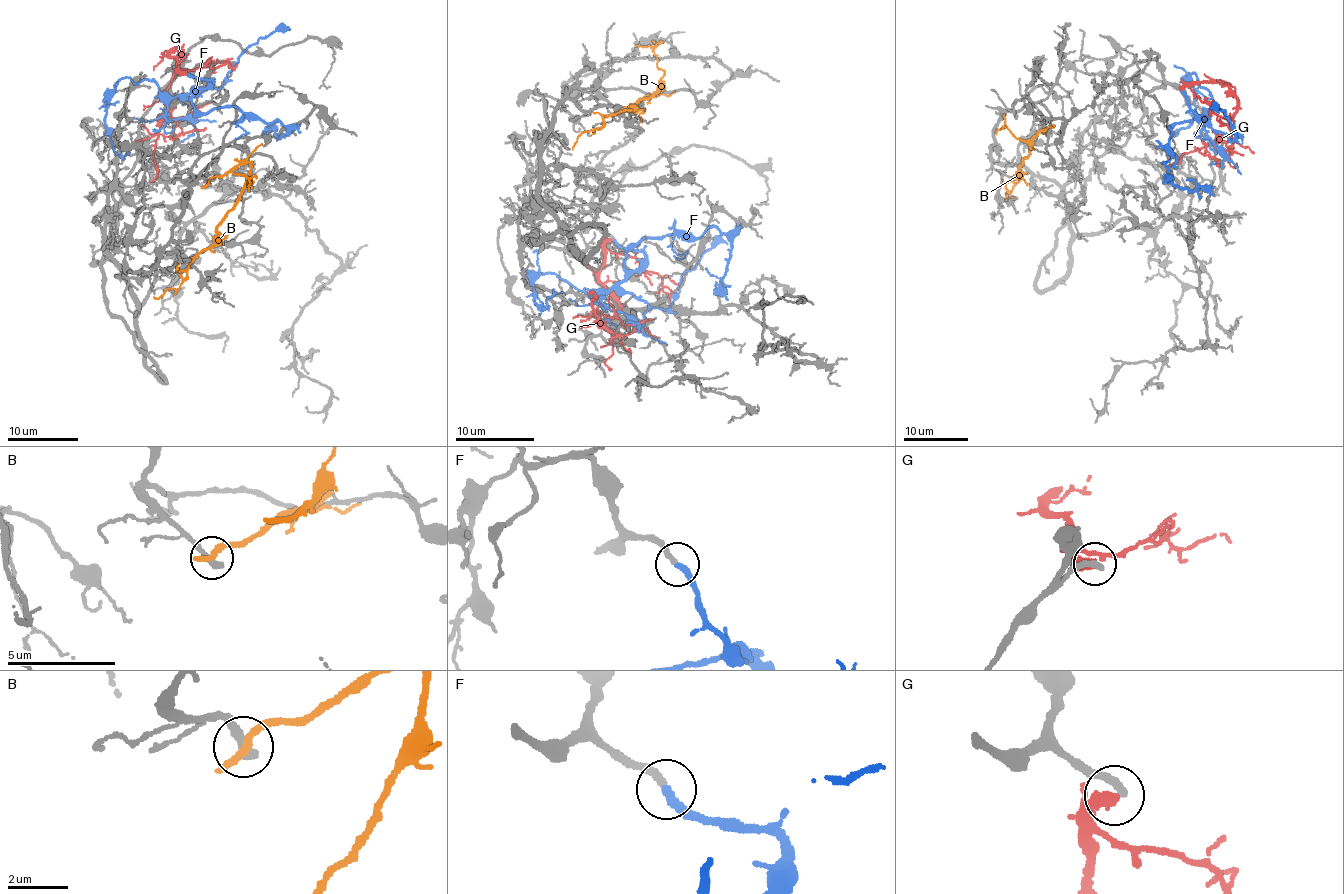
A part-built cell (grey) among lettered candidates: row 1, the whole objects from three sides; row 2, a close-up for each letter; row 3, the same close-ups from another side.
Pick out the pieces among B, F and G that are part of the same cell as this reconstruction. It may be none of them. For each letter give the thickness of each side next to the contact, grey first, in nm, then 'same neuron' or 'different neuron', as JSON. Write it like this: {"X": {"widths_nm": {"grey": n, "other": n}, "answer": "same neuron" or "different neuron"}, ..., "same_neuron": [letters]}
{"B": {"widths_nm": {"grey": 340, "other": 320}, "answer": "different neuron"}, "F": {"widths_nm": {"grey": 280, "other": 300}, "answer": "same neuron"}, "G": {"widths_nm": {"grey": 320, "other": 420}, "answer": "different neuron"}, "same_neuron": ["F"]}

